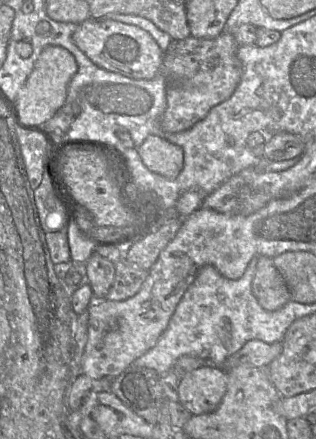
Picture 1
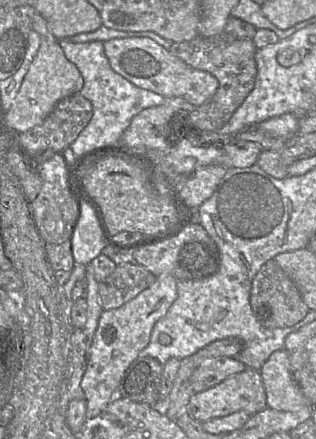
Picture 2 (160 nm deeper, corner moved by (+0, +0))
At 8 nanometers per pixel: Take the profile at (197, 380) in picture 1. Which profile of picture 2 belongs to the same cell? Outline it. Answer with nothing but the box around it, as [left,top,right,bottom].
[187,368,266,422]

